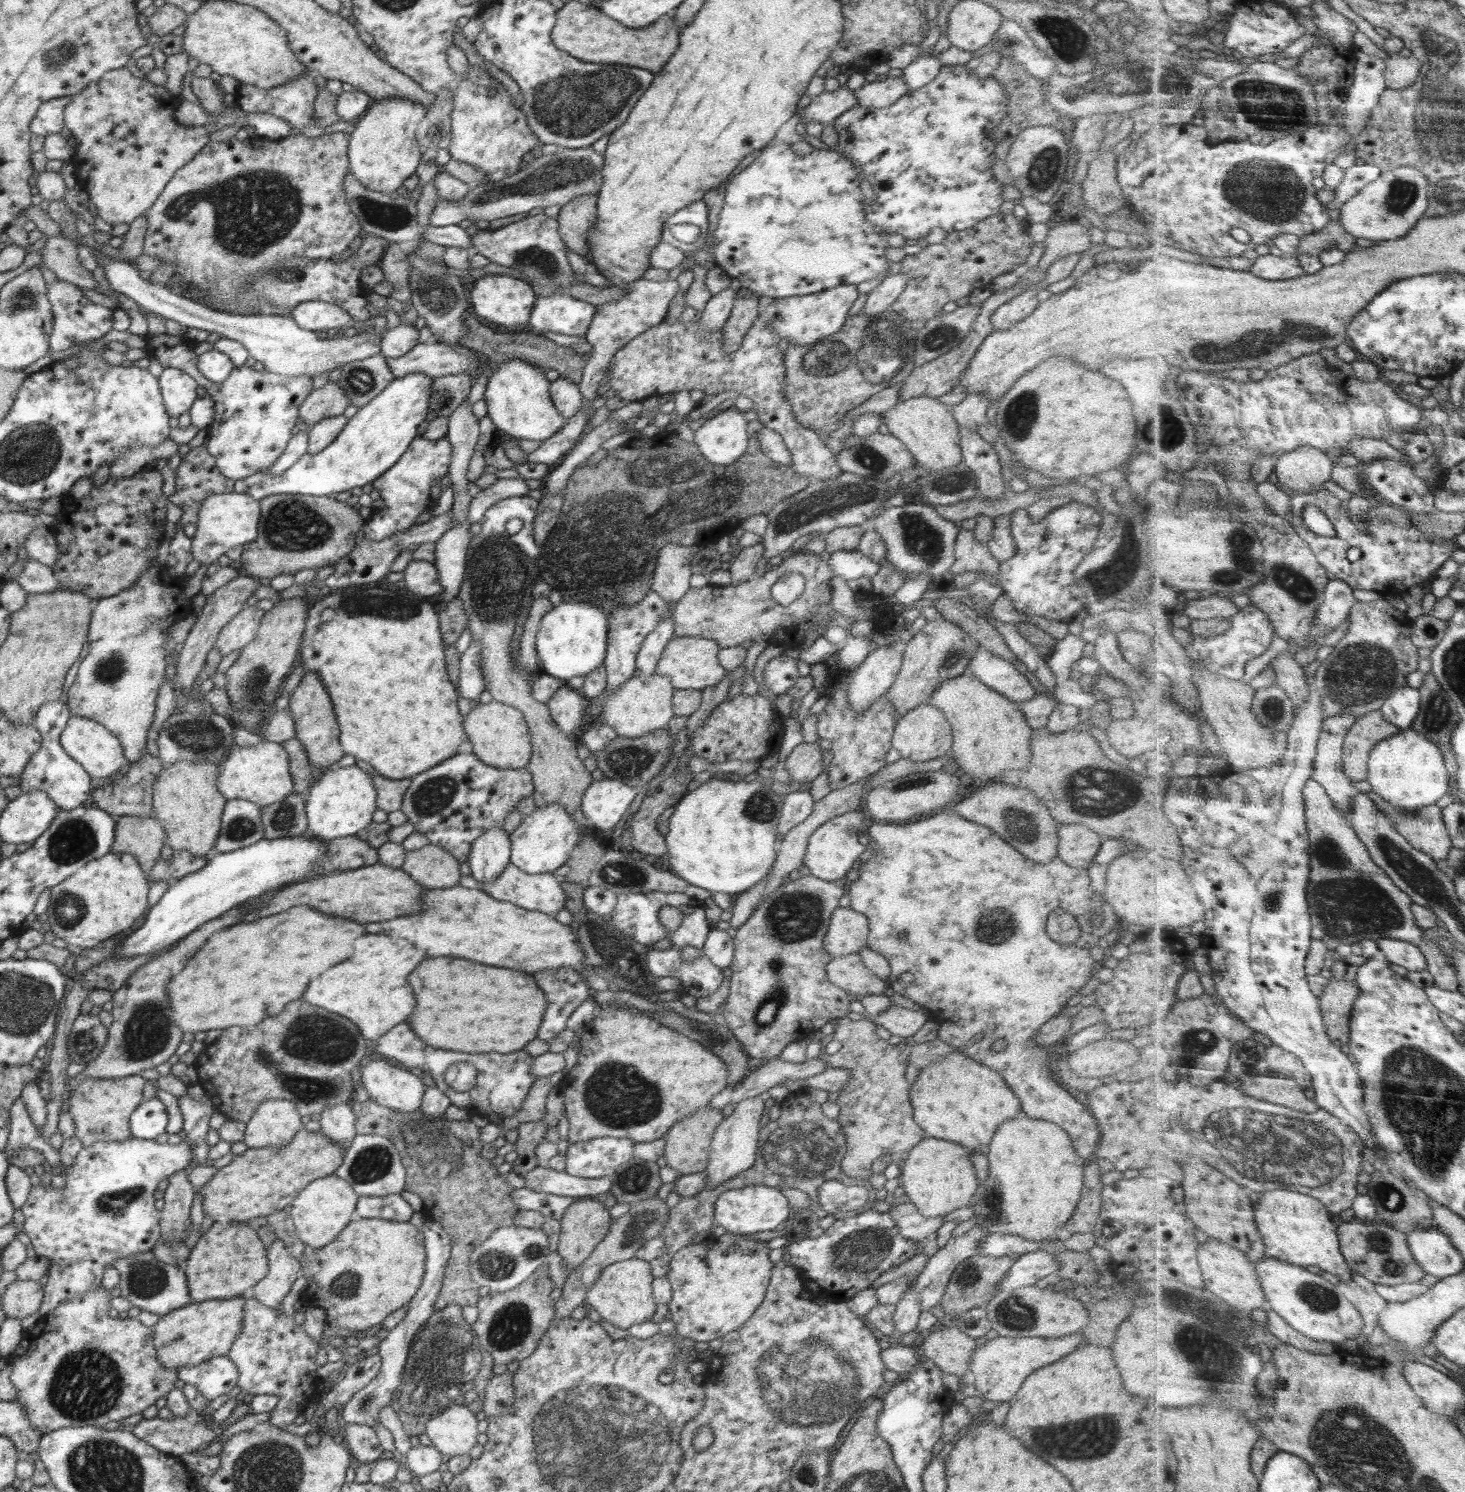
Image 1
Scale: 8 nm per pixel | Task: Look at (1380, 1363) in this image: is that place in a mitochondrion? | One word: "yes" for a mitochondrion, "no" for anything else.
no

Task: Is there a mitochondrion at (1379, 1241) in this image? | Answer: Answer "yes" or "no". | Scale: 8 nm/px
yes

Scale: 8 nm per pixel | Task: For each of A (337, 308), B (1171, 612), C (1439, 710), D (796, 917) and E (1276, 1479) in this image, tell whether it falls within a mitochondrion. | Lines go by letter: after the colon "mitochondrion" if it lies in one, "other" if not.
A: other
B: other
C: mitochondrion
D: mitochondrion
E: other

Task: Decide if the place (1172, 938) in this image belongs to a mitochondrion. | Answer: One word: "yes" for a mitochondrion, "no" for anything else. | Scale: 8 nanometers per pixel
no

